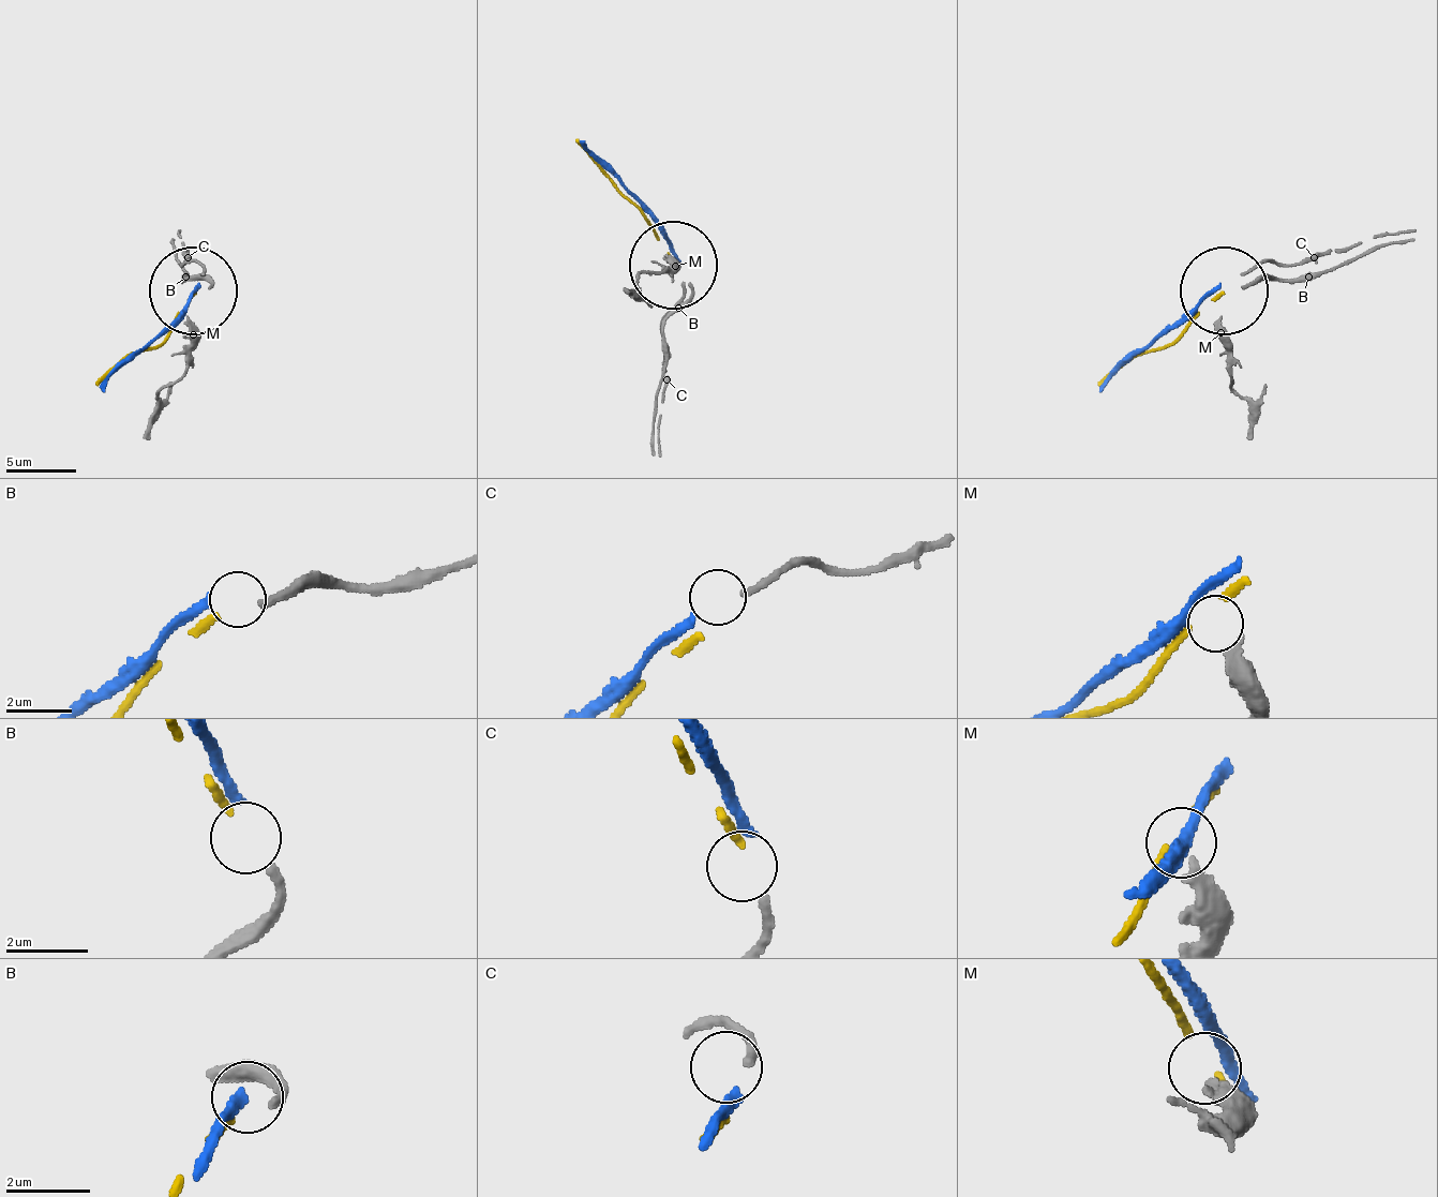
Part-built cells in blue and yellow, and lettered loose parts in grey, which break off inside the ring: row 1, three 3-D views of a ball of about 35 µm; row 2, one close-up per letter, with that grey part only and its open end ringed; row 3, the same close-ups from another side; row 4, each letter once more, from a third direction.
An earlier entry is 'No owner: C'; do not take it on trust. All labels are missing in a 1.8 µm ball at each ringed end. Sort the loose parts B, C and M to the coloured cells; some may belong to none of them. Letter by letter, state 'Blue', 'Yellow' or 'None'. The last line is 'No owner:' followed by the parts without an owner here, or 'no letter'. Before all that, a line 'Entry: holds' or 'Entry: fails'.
Entry: fails
B: Yellow
C: None
M: None
No owner: C, M

